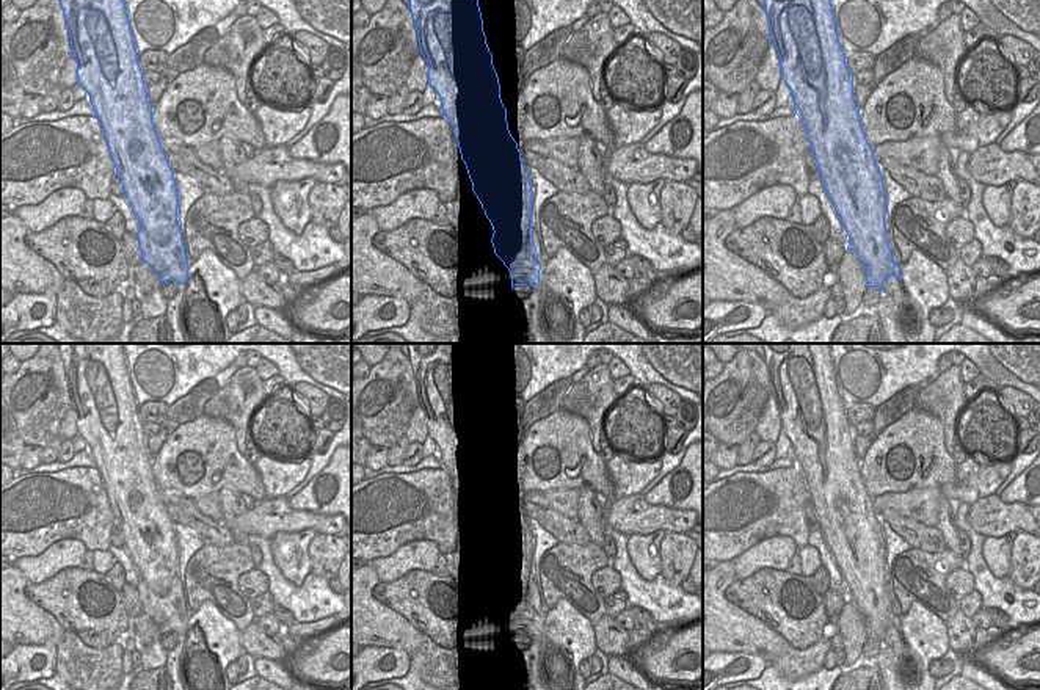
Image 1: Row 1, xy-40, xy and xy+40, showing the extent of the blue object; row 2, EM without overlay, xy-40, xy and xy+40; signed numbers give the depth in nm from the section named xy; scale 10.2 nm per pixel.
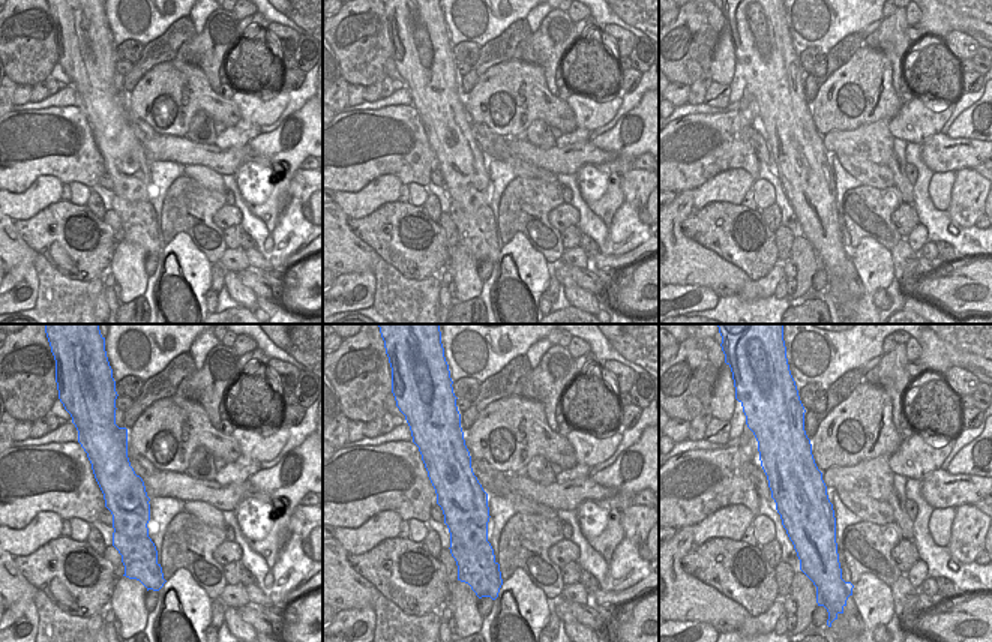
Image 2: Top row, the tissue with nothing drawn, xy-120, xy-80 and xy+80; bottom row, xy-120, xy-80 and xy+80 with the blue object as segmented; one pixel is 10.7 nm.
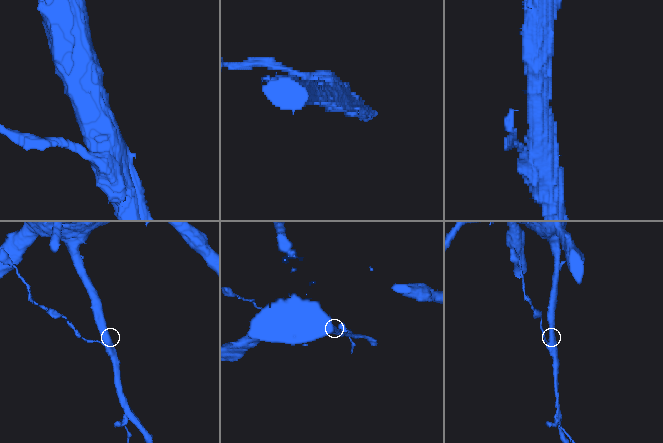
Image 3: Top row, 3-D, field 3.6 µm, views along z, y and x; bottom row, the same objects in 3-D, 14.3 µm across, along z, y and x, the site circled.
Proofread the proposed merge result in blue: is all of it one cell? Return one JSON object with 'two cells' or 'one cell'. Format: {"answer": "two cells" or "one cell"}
{"answer": "two cells"}

